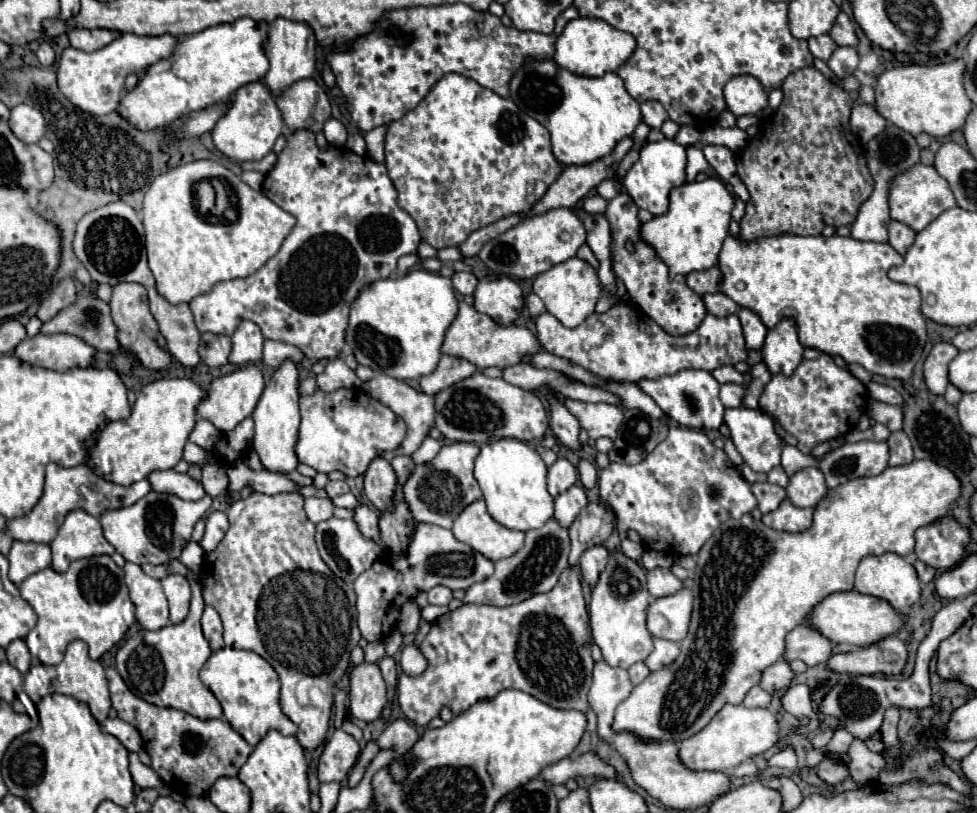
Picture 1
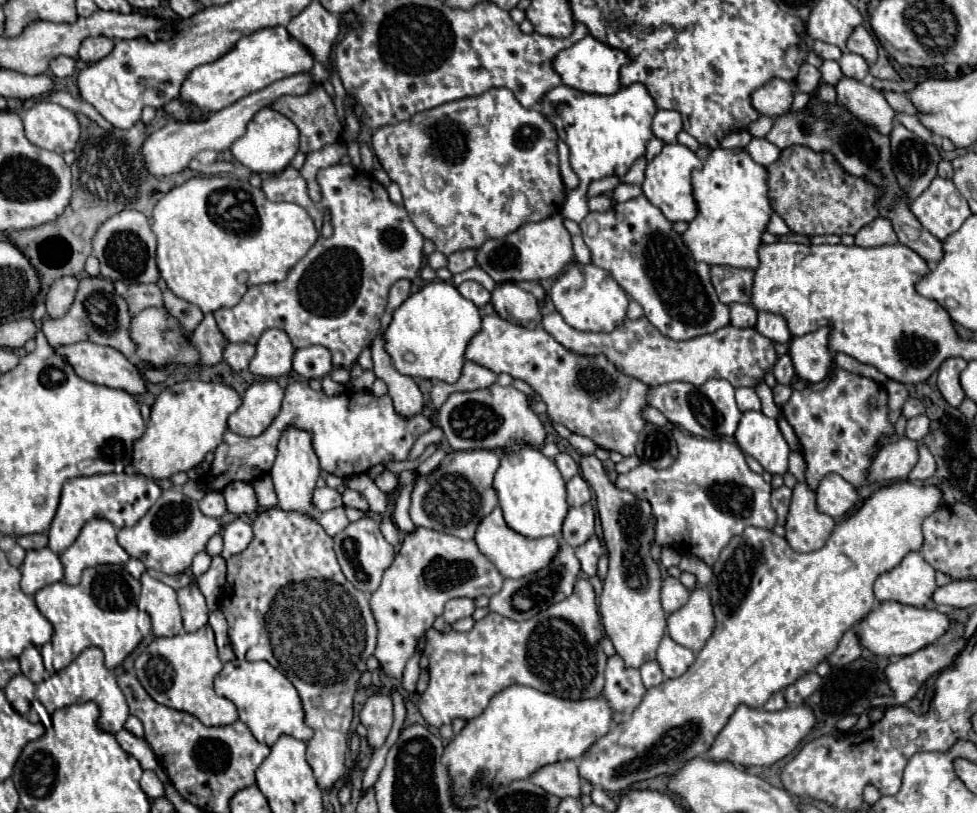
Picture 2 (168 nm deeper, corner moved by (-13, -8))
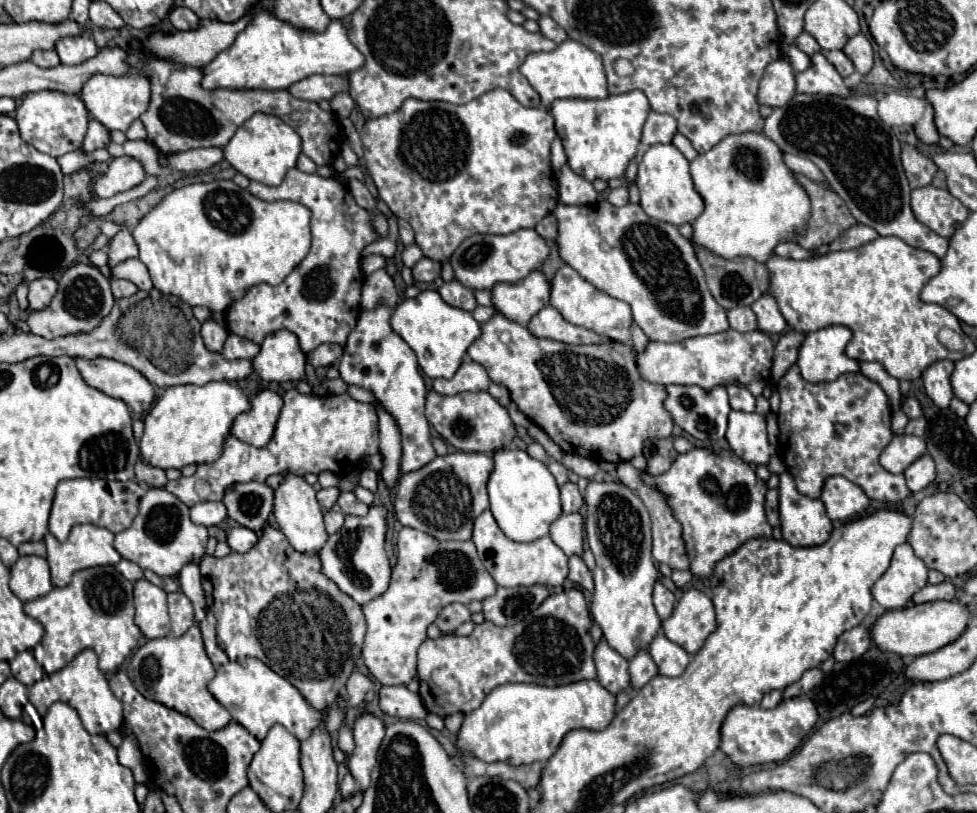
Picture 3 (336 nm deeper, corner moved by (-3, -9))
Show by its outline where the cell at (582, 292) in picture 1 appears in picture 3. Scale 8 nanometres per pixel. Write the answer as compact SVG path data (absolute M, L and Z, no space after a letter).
M562 266L550 284L550 304L564 316L564 320L568 320L574 326L582 326L588 328L596 334L608 336L610 340L616 342L624 342L630 344L630 324L632 324L632 314L630 314L630 306L622 300L616 300L604 292L600 292L598 288L594 288L592 284L588 284L574 268L570 266Z

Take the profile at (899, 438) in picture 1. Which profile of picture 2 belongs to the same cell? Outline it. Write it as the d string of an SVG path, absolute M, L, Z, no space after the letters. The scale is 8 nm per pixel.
M920 443L920 449L918 449L918 451L920 451L920 461L918 461L916 467L910 471L910 475L908 475L910 481L926 481L926 479L930 479L930 477L936 473L936 461L934 461L934 457L930 455L928 447Z

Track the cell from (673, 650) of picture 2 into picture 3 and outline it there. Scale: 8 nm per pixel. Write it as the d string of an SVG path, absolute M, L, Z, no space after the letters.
M662 632L652 640L648 654L656 662L658 672L662 676L680 676L690 662L688 652L682 646L668 640Z

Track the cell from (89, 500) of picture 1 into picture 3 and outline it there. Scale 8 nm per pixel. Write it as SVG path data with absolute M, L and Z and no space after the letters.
M76 478L76 480L62 480L56 488L48 530L56 540L64 542L76 524L96 524L104 526L110 532L126 530L134 516L138 514L138 502L144 496L144 488L134 482L120 482L120 480L102 480L102 478Z

